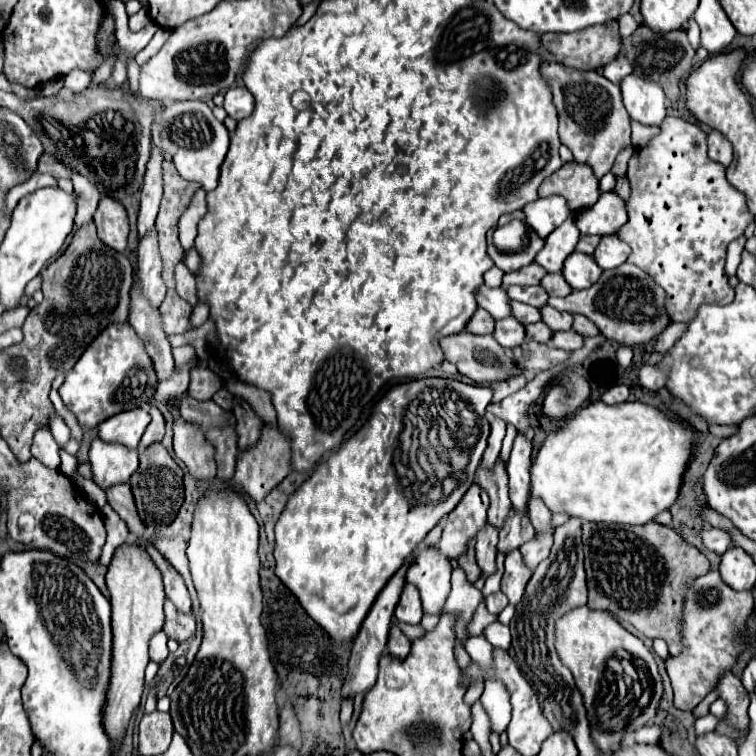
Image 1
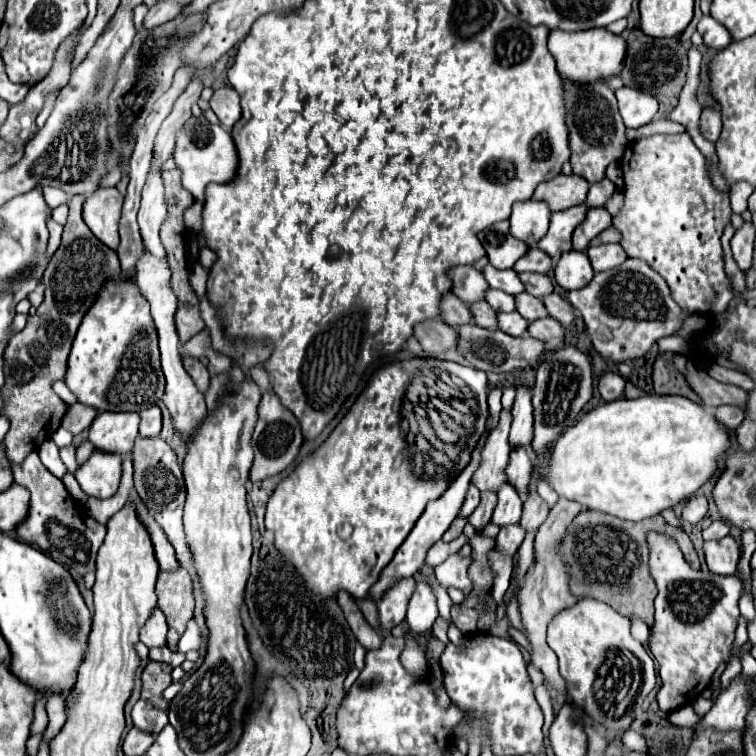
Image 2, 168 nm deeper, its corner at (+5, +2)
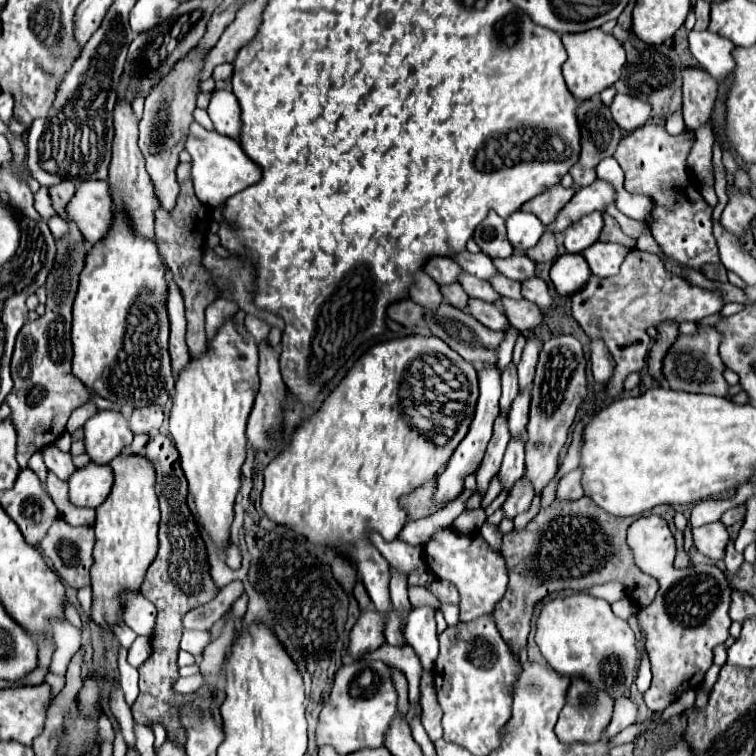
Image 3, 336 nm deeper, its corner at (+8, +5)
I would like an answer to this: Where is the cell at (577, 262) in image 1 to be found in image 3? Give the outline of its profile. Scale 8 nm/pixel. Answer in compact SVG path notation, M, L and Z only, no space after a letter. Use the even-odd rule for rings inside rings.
M563 254L551 266L551 282L561 296L571 296L581 290L591 276L587 260L581 254Z

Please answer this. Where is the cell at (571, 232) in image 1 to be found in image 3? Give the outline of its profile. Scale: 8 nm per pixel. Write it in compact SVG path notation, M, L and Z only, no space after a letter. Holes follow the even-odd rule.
M597 180L595 184L591 184L587 188L579 188L575 192L575 196L565 204L565 208L557 214L555 222L549 224L547 228L553 234L563 234L563 230L569 228L573 222L581 220L585 214L595 212L595 210L603 212L605 206L613 200L615 200L613 186L603 182L603 180Z

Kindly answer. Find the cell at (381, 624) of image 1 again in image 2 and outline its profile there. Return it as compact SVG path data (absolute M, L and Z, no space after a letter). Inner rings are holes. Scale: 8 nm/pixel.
M488 417L488 423L486 423L486 433L482 433L478 445L474 447L474 453L470 457L470 463L458 473L458 477L454 477L454 481L450 481L450 489L446 489L438 501L430 501L430 505L426 505L426 513L422 513L422 517L418 519L418 525L414 525L414 529L410 531L410 537L406 537L406 541L402 543L402 549L398 549L398 553L394 555L394 559L390 561L390 565L384 569L380 581L372 587L372 599L376 601L378 597L382 597L382 593L398 579L402 577L412 577L420 571L420 567L424 565L424 557L426 557L426 551L444 535L444 531L450 527L450 523L458 517L460 513L460 507L462 507L462 501L466 497L466 491L468 491L468 485L470 485L470 477L474 475L474 469L478 469L478 453L482 451L482 445L486 443L486 437L490 435L490 417Z

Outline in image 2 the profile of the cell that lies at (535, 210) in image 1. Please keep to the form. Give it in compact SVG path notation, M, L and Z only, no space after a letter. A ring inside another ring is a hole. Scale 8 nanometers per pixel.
M524 201L512 207L510 215L510 233L534 247L542 235L546 235L550 223L550 209L544 201Z

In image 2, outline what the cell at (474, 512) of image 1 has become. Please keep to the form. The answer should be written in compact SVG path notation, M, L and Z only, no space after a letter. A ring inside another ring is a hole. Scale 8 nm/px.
M470 485L468 495L466 495L466 501L464 501L462 509L460 509L460 515L462 515L462 517L468 517L468 515L478 507L478 503L480 503L480 491L478 491L476 485Z

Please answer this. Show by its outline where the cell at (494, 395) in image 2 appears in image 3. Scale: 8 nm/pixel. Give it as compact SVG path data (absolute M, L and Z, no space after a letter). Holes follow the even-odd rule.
M511 329L505 330L505 340L499 346L497 366L502 373L512 360L512 353L517 336Z

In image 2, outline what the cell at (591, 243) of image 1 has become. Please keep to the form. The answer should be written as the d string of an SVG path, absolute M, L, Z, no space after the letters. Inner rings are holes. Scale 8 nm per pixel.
M610 225L610 227L608 227L608 229L604 229L596 239L599 242L598 245L620 243L622 241L622 235L618 235L618 229L614 229L614 227Z

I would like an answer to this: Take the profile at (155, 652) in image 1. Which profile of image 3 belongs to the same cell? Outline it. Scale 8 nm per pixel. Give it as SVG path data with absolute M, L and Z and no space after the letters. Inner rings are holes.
M141 592L123 596L123 620L125 624L137 632L139 636L153 638L155 632L155 620L157 620L157 608L147 598L143 598Z

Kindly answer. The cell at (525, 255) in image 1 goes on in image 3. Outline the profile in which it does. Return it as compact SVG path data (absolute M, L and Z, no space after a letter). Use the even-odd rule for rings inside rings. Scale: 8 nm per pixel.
M493 210L491 214L475 228L473 240L489 258L509 258L513 254L513 246L505 232L505 220L499 218Z

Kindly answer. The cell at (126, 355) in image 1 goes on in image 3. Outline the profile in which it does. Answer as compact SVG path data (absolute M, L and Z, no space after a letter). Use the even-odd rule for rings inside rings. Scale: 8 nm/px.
M123 214L115 216L105 242L95 244L91 248L91 254L87 254L87 266L83 268L79 292L73 306L73 376L101 398L107 398L119 406L163 406L173 394L175 378L171 374L171 362L167 354L167 284L163 274L165 270L157 246L137 236L125 222Z

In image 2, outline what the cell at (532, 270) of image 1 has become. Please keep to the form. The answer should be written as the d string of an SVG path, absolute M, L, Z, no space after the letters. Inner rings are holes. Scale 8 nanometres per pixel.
M530 247L526 251L526 257L520 257L514 265L516 273L522 271L534 271L534 273L548 273L548 269L552 267L552 259L548 257L548 253L544 253L538 247Z

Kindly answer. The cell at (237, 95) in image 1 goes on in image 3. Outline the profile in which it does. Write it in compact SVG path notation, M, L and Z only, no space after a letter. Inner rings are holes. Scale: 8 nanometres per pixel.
M215 90L211 96L211 104L207 108L209 118L215 124L215 130L229 136L239 138L241 128L241 106L237 102L237 96L229 90Z

